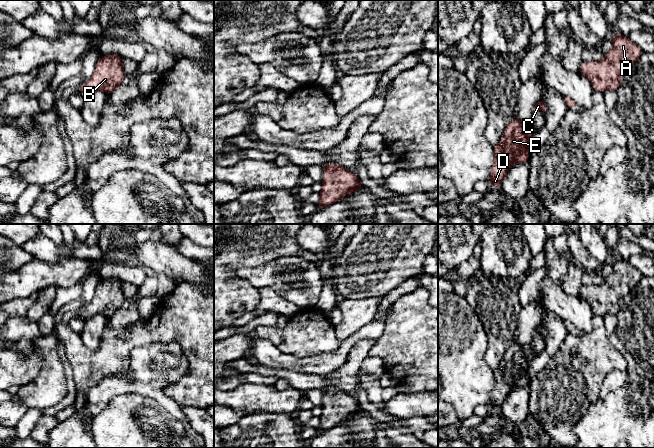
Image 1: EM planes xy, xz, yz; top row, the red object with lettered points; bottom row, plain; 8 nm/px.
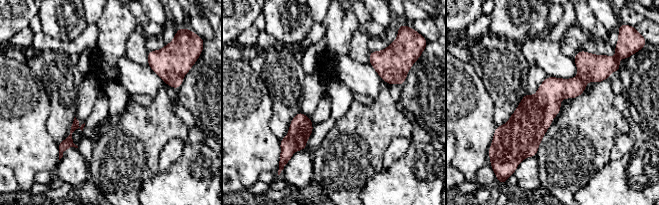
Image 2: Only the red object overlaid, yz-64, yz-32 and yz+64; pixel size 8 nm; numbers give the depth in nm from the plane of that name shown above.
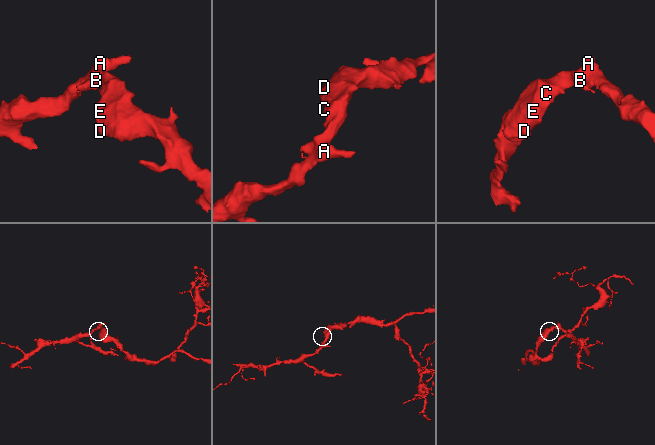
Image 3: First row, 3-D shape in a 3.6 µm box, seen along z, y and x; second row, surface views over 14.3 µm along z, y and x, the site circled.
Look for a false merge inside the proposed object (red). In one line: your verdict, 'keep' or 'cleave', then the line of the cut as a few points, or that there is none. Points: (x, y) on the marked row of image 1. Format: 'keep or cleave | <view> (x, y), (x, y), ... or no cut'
keep | no cut

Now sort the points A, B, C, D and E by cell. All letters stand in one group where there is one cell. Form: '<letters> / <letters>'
A B C D E

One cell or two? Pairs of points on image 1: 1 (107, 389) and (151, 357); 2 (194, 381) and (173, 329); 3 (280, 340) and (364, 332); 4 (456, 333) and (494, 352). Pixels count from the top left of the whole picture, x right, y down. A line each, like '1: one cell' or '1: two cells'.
1: one cell
2: one cell
3: two cells
4: two cells

